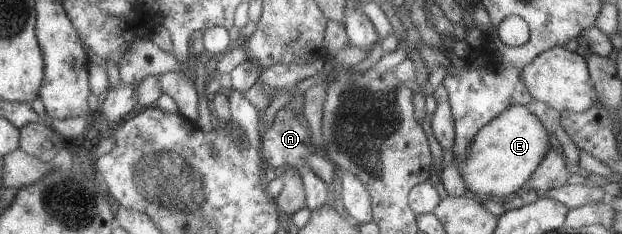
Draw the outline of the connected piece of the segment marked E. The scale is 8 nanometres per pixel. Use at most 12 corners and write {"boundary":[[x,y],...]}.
{"boundary":[[526,106],[476,132],[460,175],[472,196],[514,196],[550,149]]}

